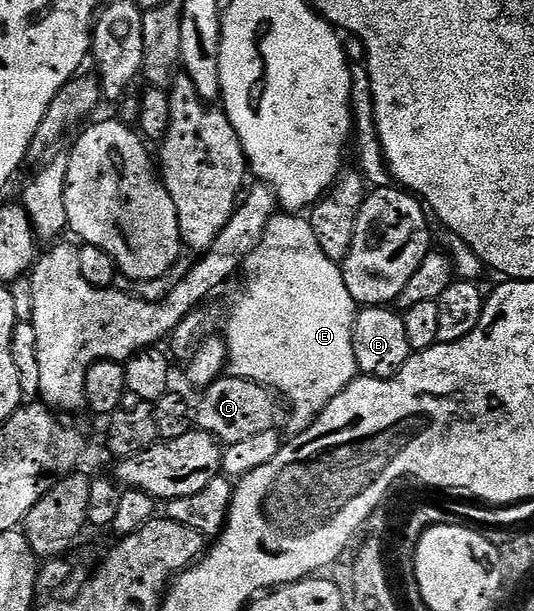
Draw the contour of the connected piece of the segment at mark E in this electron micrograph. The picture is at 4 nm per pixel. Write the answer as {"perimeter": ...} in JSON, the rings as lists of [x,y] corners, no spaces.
{"perimeter":[[[278,214],[271,218],[259,246],[245,261],[244,271],[249,272],[249,281],[229,316],[229,329],[223,332],[228,345],[228,371],[285,395],[301,422],[308,421],[359,375],[353,349],[353,323],[359,305],[347,290],[342,265],[323,254],[315,230],[304,215]]]}

